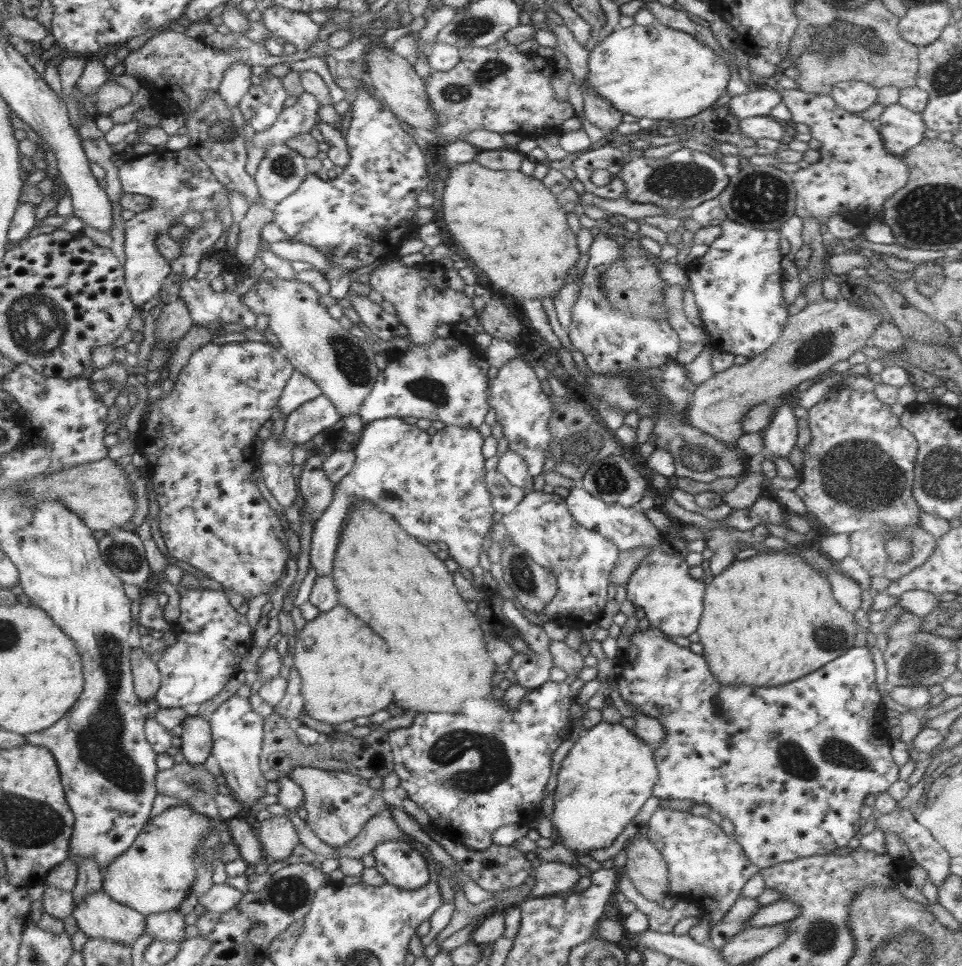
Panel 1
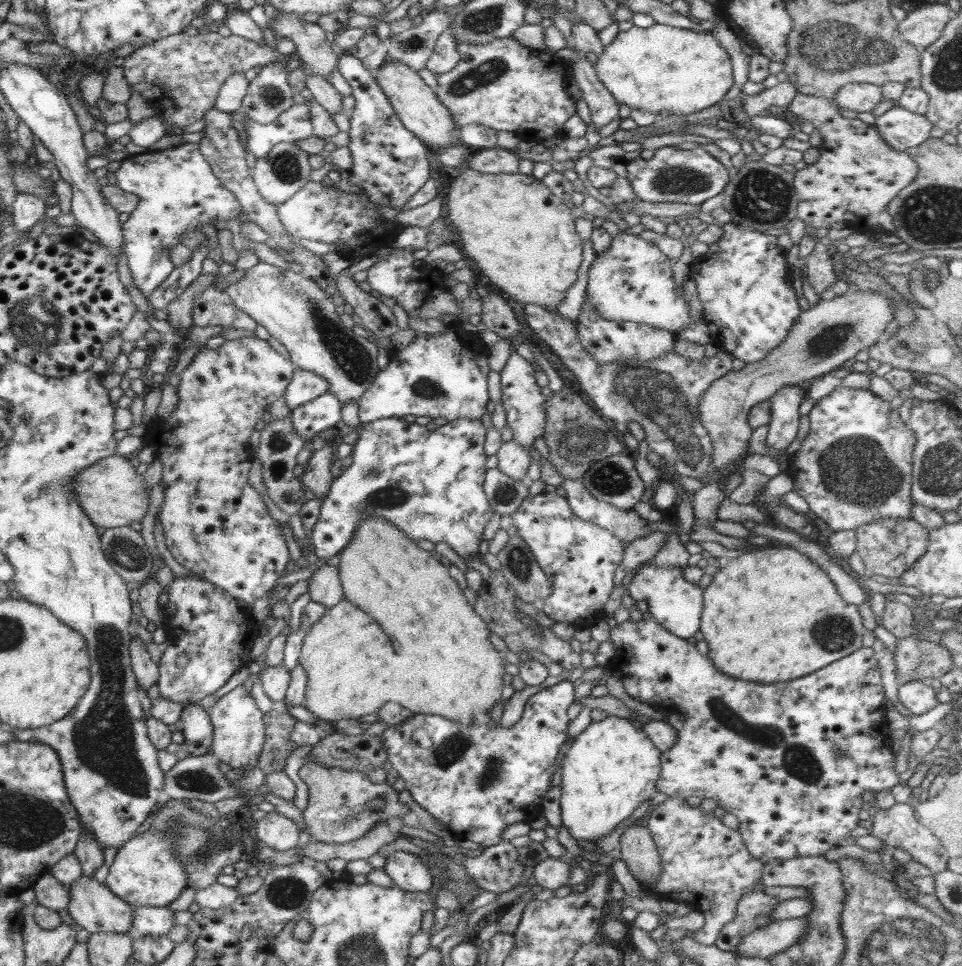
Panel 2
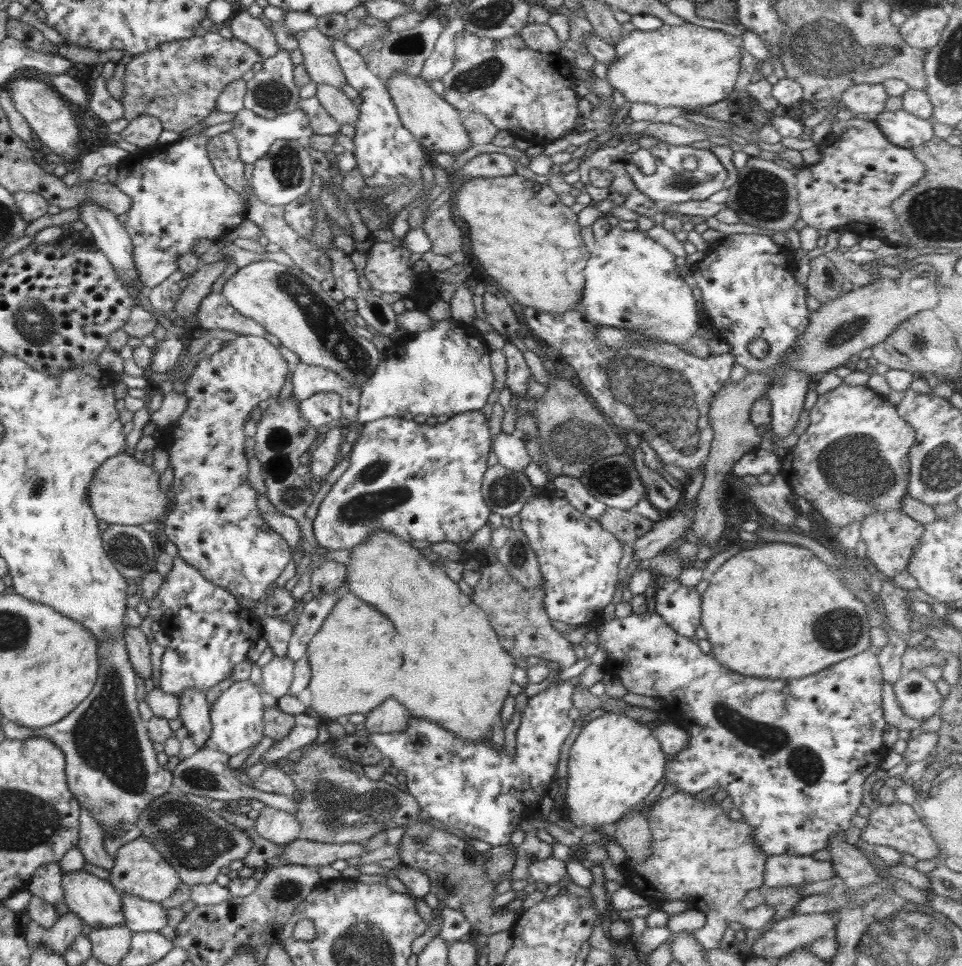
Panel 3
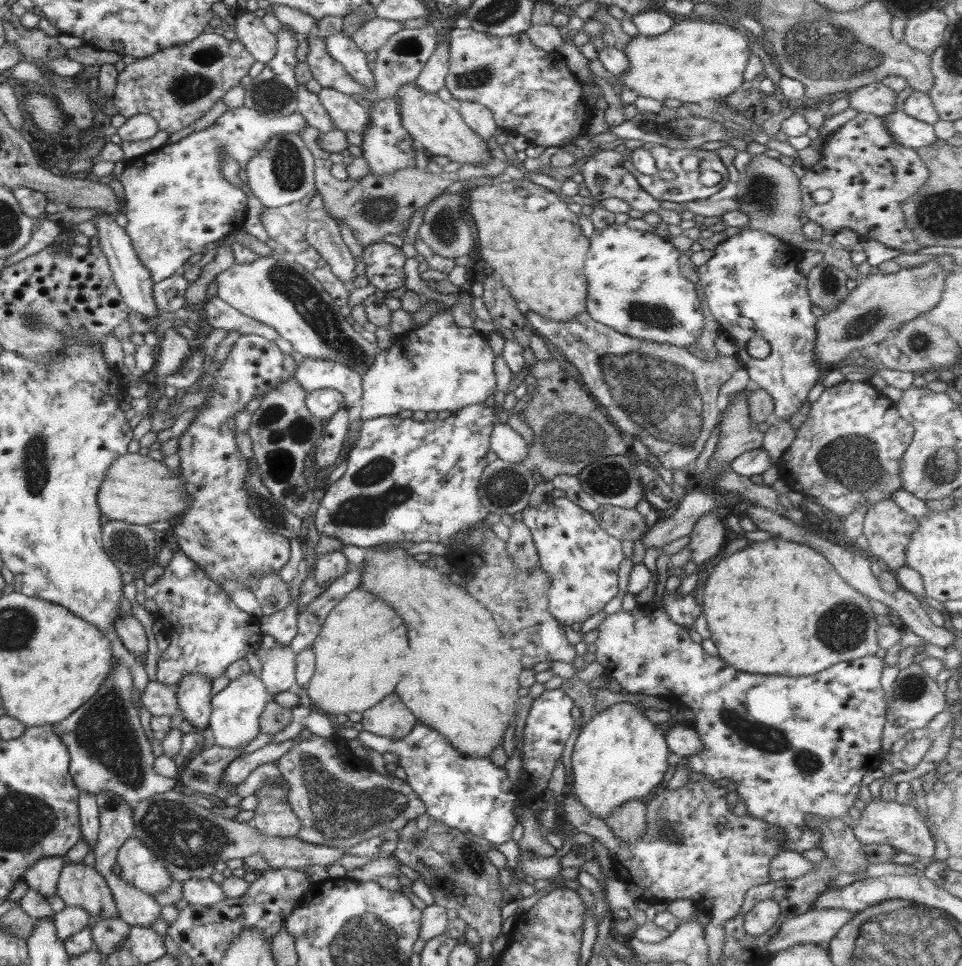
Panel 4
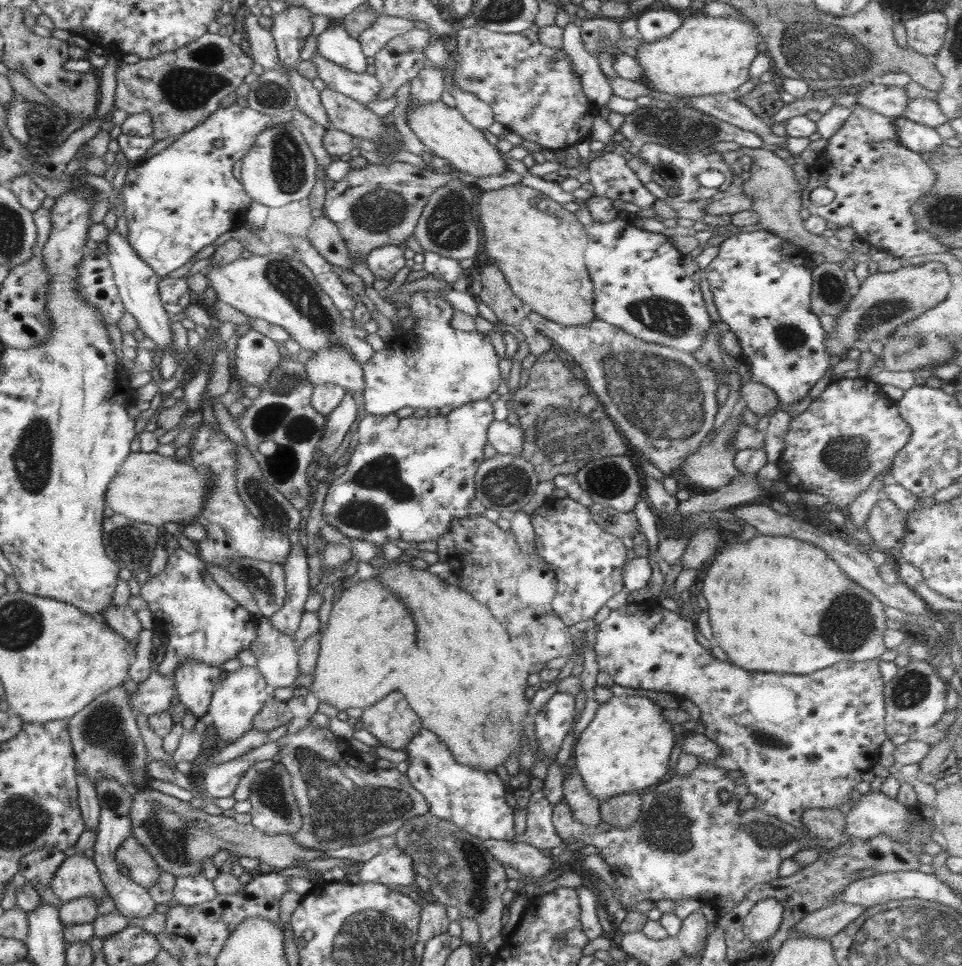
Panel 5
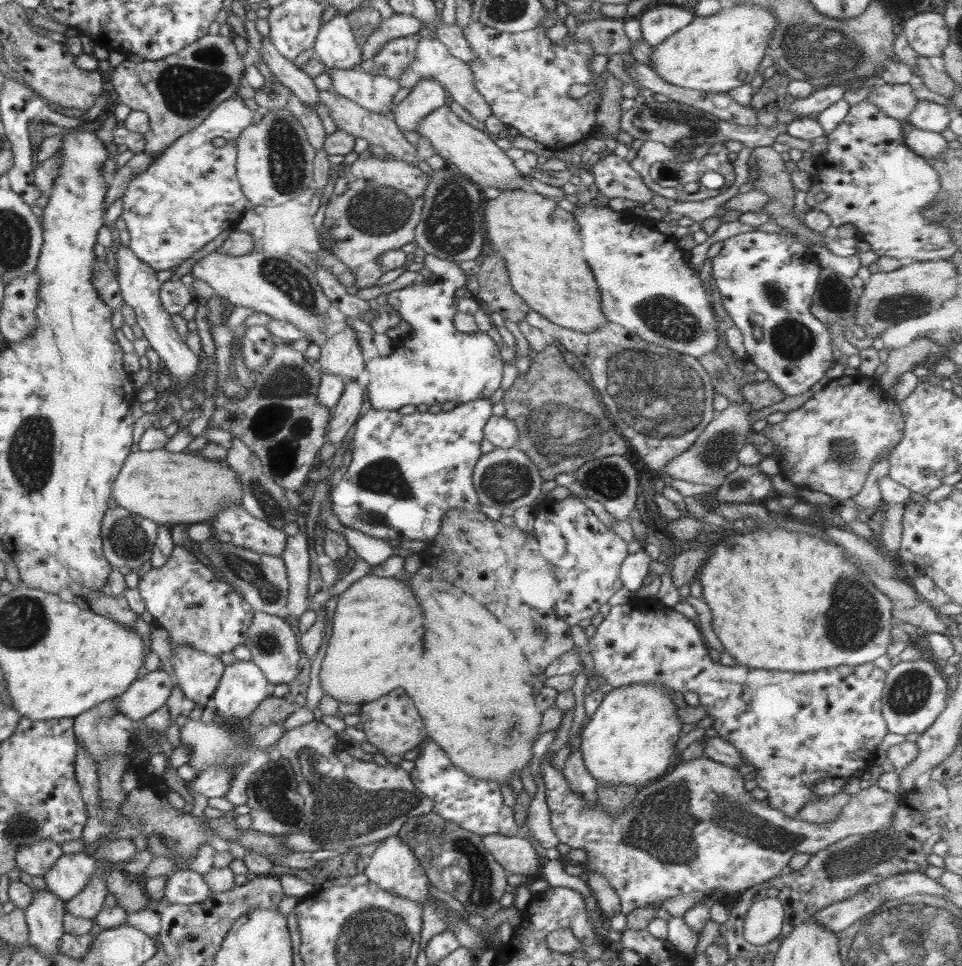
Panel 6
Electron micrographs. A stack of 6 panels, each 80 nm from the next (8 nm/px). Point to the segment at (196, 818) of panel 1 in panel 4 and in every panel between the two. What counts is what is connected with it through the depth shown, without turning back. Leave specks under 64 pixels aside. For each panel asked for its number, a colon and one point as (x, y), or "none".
2: (145, 872)
3: (139, 870)
4: (141, 868)

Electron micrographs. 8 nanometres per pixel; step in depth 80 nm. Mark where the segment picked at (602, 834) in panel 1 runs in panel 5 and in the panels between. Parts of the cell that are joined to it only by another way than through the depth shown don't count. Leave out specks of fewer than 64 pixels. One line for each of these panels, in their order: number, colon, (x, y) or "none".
2: (611, 767)
3: (615, 762)
4: (620, 755)
5: (626, 748)

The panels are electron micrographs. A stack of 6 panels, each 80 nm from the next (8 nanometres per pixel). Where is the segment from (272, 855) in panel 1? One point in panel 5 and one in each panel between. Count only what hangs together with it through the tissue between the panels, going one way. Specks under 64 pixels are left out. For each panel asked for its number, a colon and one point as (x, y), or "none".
2: (278, 832)
3: (276, 826)
4: (274, 817)
5: (274, 811)

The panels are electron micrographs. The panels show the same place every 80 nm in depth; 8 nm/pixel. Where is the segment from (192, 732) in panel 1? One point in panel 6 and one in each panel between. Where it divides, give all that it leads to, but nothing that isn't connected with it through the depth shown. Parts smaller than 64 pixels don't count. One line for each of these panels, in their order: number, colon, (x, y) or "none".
2: (197, 728)
3: (194, 709)
4: (193, 692)
5: (195, 682)
6: (197, 674)

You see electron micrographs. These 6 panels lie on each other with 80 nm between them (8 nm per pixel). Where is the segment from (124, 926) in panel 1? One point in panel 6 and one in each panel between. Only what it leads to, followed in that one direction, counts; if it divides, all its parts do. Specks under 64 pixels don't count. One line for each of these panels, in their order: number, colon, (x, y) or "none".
2: (91, 904)
3: (95, 901)
4: (78, 885)
5: (78, 877)
6: (69, 876)

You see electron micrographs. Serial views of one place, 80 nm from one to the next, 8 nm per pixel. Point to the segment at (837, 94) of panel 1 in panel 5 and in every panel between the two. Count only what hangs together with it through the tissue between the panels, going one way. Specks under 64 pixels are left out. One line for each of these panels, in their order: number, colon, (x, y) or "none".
2: (859, 96)
3: (864, 98)
4: (875, 98)
5: (890, 101)

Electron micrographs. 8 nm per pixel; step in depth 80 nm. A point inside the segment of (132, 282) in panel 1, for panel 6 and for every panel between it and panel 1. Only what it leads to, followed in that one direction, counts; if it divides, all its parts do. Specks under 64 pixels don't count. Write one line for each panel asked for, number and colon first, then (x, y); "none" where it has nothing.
2: (177, 191)
3: (177, 198)
4: (177, 200)
5: (177, 202)
6: (187, 196)

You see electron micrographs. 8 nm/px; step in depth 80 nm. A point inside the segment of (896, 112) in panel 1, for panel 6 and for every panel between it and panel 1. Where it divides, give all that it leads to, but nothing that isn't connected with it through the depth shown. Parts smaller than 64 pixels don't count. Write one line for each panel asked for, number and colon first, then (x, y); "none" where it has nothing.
2: (901, 129)
3: (905, 130)
4: (907, 131)
5: (916, 137)
6: (926, 144)

